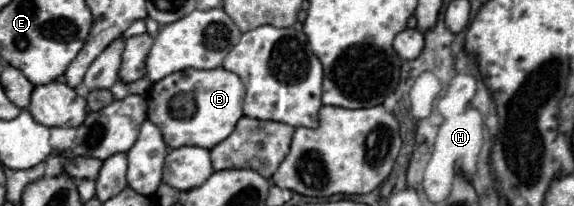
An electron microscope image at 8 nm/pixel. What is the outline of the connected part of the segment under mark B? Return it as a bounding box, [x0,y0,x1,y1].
[146,68,244,148]

